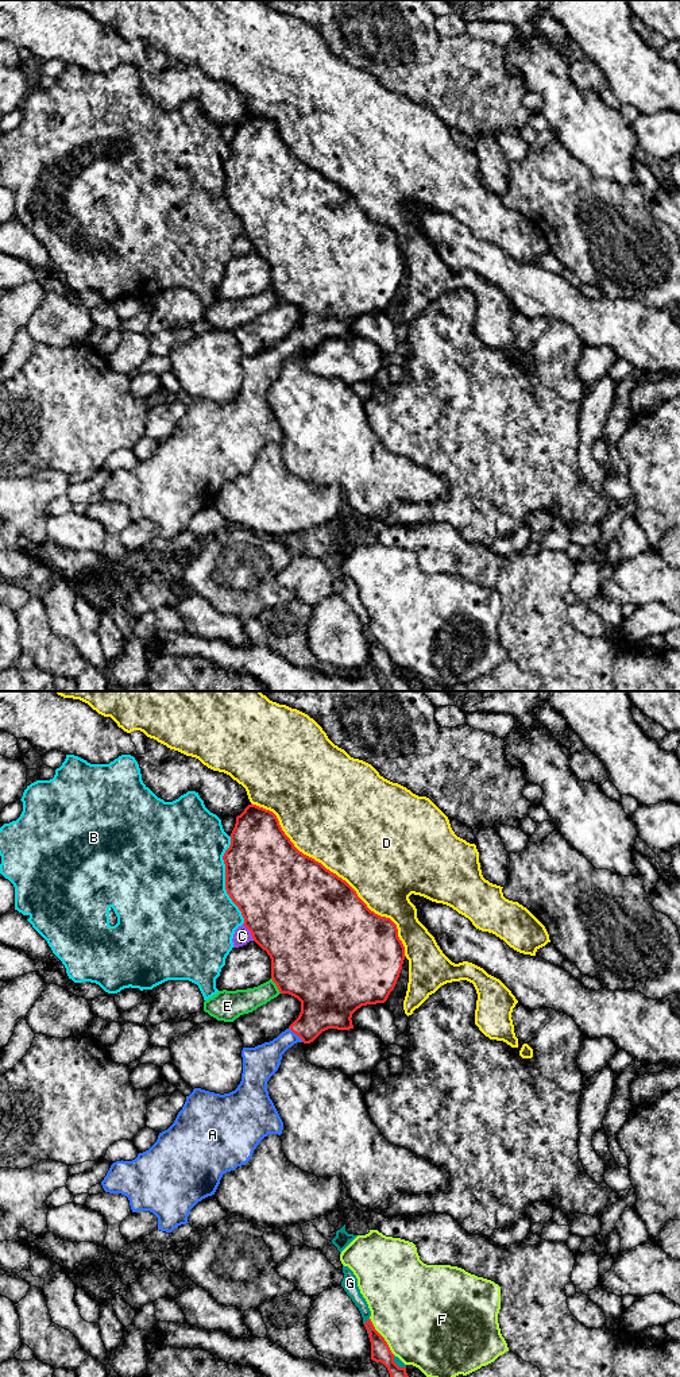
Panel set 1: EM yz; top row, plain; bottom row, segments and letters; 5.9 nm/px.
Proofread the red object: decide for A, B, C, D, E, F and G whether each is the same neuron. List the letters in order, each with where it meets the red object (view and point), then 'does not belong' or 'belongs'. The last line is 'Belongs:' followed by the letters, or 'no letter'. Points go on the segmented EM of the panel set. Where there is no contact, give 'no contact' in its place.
A: contact yz (296, 1033); belongs
B: contact yz (225, 880); does not belong
C: contact yz (250, 930); does not belong
D: contact yz (335, 874); does not belong
E: contact yz (277, 986); does not belong
F: contact yz (382, 1337); does not belong
G: contact yz (367, 1320); does not belong
Belongs: A

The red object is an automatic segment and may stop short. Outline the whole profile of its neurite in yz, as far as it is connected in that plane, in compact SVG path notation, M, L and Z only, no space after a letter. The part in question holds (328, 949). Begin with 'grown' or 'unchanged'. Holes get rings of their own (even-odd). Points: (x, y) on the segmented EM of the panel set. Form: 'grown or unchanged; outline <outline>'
grown; outline M248 805L236 817L231 845L223 860L225 890L244 918L254 941L271 958L271 979L281 994L301 1002L298 1018L277 1038L255 1048L243 1048L243 1073L237 1088L229 1094L215 1094L194 1088L186 1096L174 1123L159 1133L157 1142L132 1161L116 1161L101 1181L105 1192L128 1197L132 1212L150 1211L158 1218L158 1230L171 1233L186 1224L190 1210L202 1199L215 1195L224 1173L250 1161L259 1142L268 1134L282 1134L283 1122L268 1096L267 1081L278 1071L282 1054L297 1042L310 1044L328 1029L353 1029L352 1014L367 1004L385 1003L394 990L405 960L405 946L397 925L371 911L356 891L321 863L300 852L282 830L277 815Z

